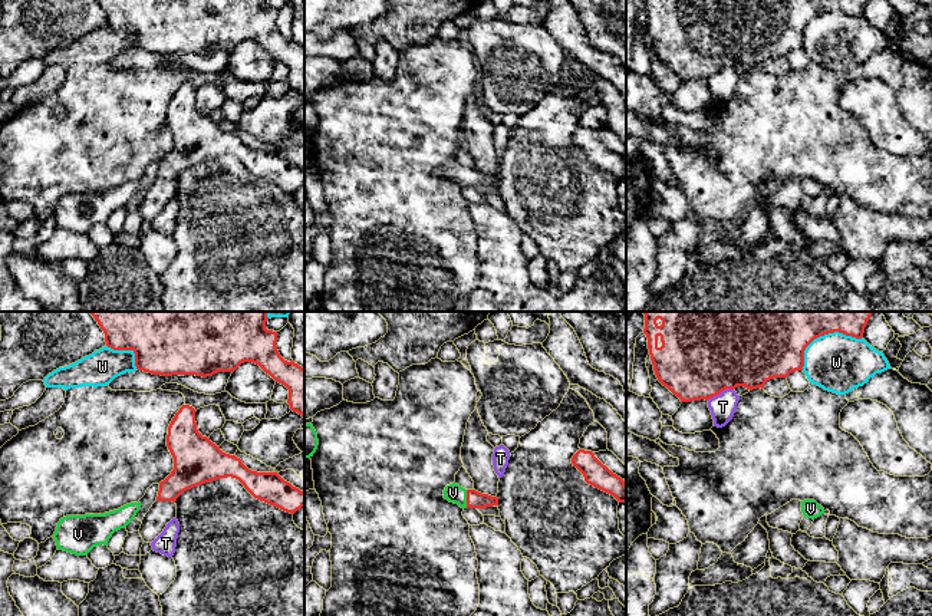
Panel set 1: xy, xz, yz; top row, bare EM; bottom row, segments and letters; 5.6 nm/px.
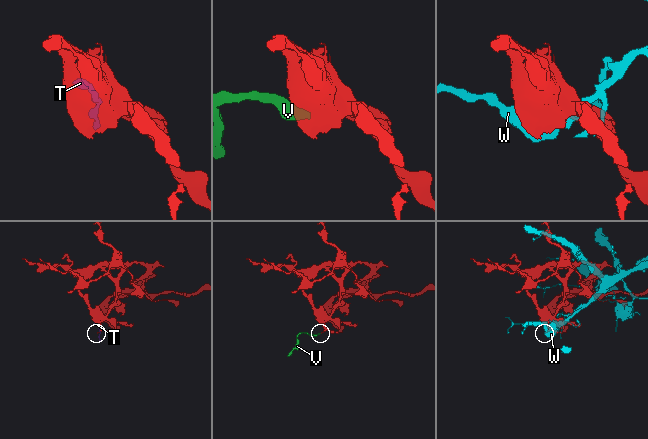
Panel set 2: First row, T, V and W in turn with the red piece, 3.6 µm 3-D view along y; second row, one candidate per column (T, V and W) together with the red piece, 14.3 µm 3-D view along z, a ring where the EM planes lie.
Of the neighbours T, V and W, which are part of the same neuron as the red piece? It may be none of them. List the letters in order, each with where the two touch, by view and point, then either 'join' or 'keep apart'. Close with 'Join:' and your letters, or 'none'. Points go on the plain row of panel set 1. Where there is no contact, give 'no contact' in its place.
T: meets red in yz at (720, 71); keep apart
V: meets red in xz at (467, 177); join
W: meets red in yz at (823, 13); keep apart
Join: V

